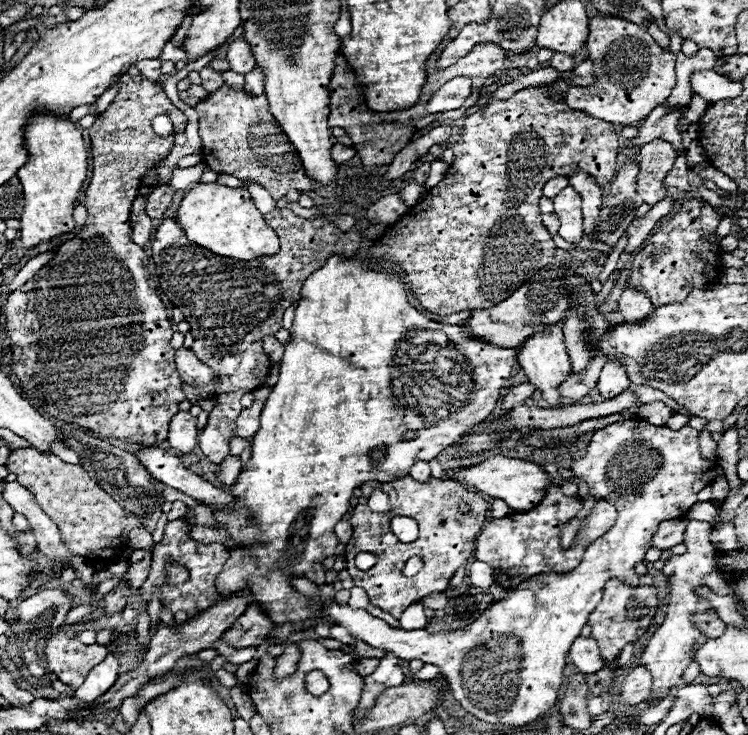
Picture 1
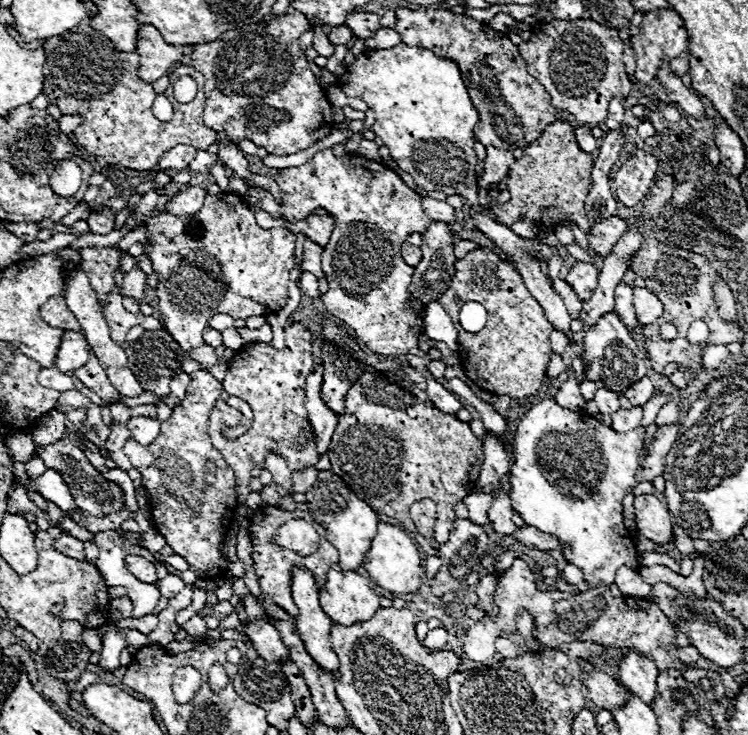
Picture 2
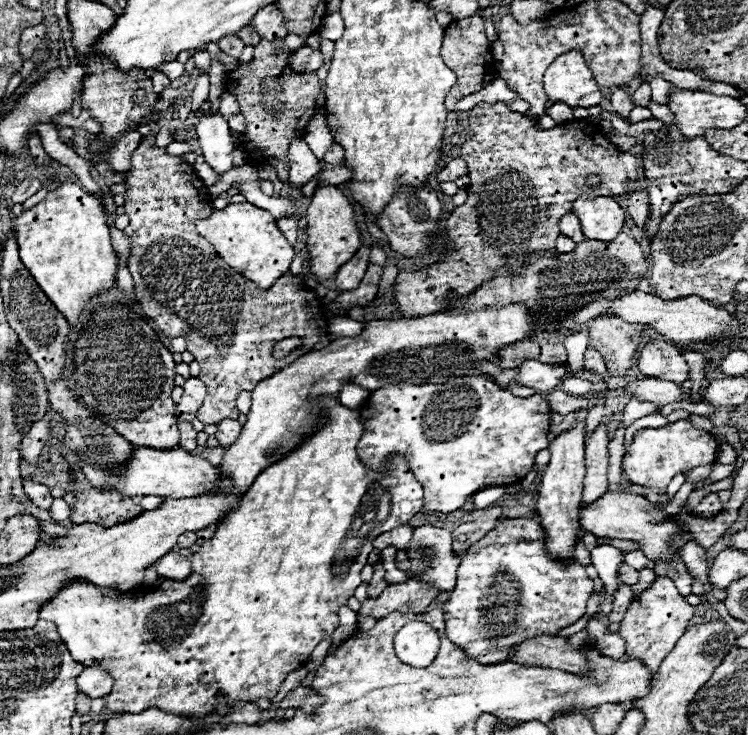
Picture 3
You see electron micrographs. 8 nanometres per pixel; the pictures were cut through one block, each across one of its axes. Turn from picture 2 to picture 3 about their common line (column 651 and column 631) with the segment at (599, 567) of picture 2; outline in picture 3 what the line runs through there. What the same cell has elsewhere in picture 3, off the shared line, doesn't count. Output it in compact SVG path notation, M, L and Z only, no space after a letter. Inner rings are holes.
M688 420L670 422L662 428L642 428L634 434L634 442L630 446L628 458L624 458L624 470L628 472L628 480L650 486L650 488L666 488L670 480L686 472L694 466L708 466L716 462L718 440L710 432L694 430Z

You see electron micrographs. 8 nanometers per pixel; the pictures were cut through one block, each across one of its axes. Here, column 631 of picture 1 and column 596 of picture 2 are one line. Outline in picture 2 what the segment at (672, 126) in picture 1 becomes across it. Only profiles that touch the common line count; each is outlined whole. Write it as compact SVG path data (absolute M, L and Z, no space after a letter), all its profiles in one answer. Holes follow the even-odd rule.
M588 126L574 128L574 134L576 134L578 148L582 148L582 152L594 152L594 150L598 148L598 144L596 144L596 138L592 136L592 132L590 132L590 128L588 128Z

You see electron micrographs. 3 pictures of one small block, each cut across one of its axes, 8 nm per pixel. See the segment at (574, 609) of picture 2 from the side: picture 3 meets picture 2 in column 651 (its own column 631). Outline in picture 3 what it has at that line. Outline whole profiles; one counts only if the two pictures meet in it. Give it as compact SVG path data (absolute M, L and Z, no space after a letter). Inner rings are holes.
M656 576L654 584L632 600L632 604L626 610L626 616L620 622L618 634L626 642L626 656L644 660L644 664L652 672L656 672L664 656L672 652L678 638L688 628L692 614L694 614L694 606L688 604L686 598L676 590L674 582L666 576Z

